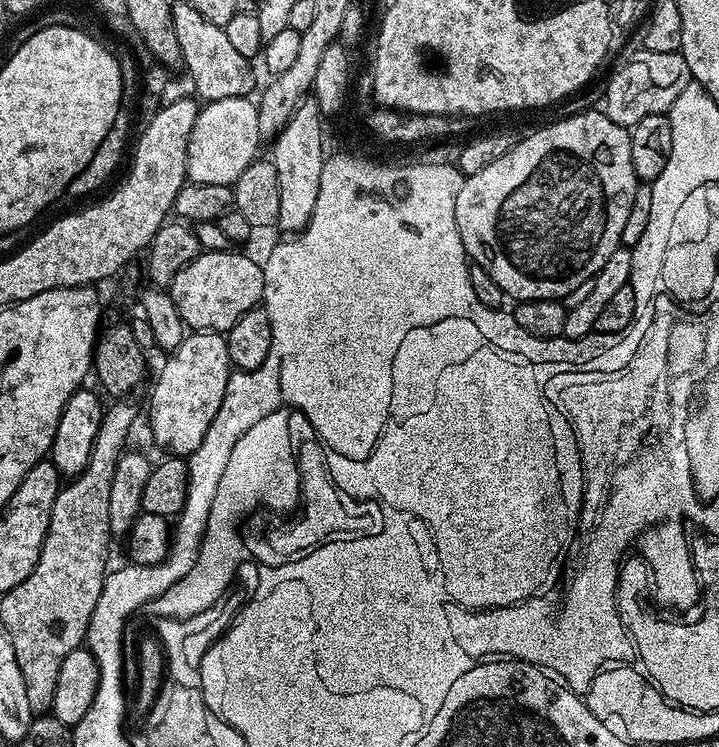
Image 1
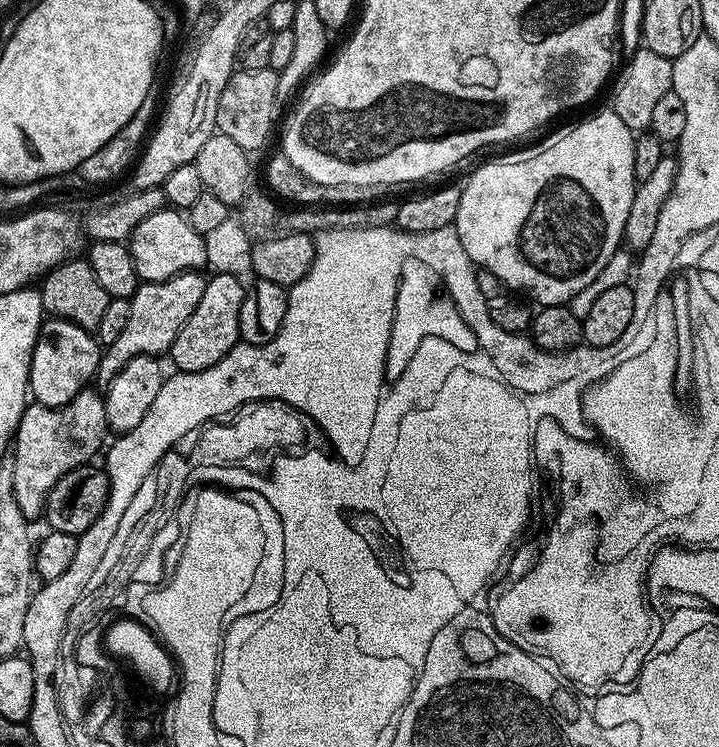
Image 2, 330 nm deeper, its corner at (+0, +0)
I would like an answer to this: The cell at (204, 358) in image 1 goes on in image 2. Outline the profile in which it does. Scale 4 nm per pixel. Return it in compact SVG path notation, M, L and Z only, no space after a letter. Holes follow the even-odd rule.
M216 272L206 279L206 291L194 306L194 314L186 318L186 326L178 330L170 349L170 357L180 372L201 372L214 366L240 340L240 311L246 286L239 275Z

